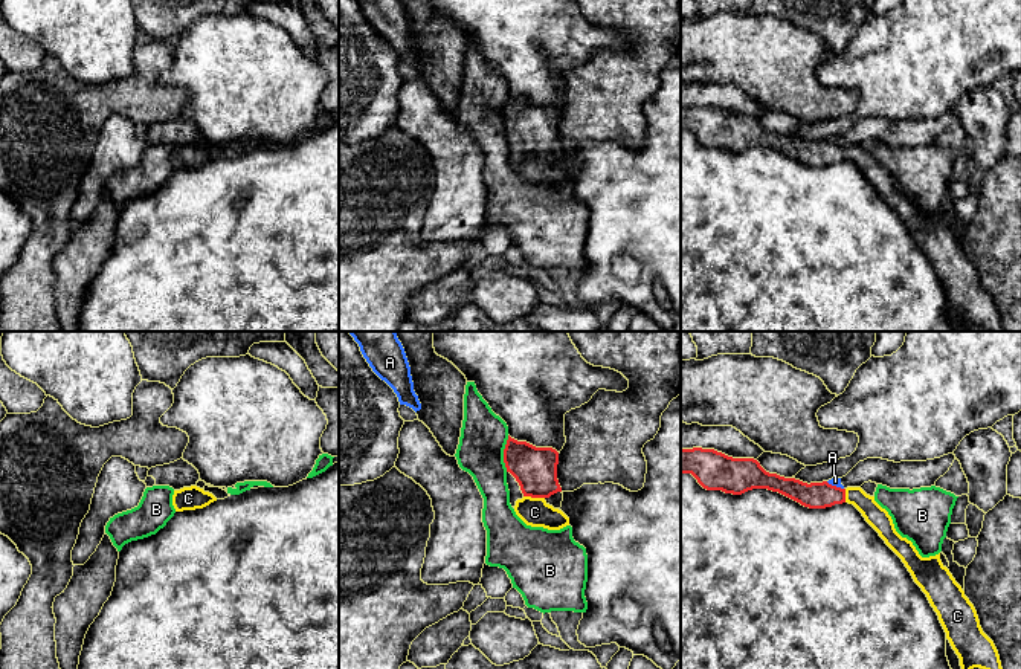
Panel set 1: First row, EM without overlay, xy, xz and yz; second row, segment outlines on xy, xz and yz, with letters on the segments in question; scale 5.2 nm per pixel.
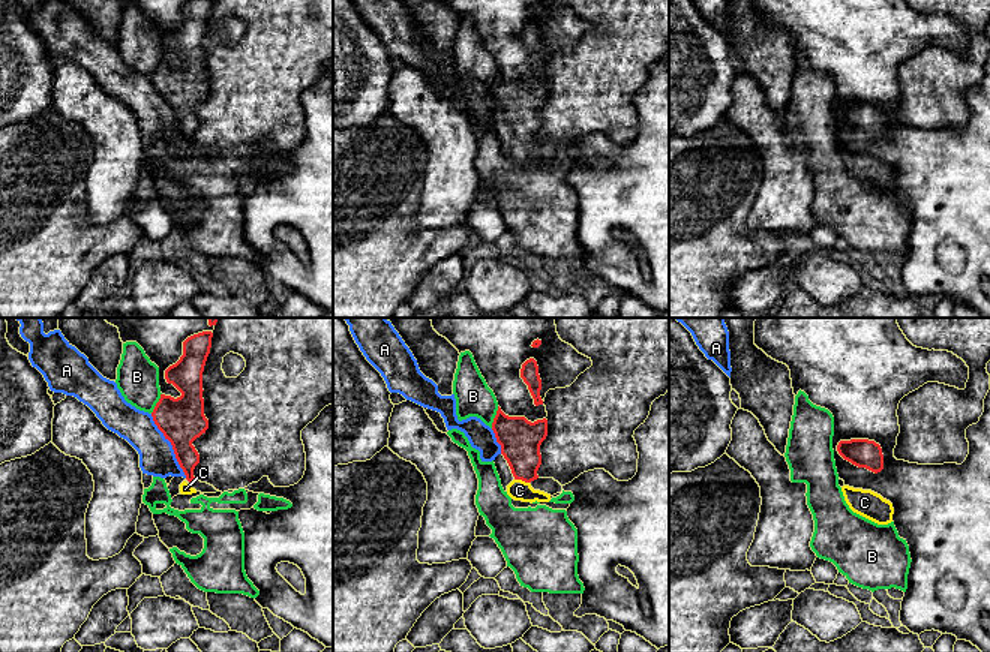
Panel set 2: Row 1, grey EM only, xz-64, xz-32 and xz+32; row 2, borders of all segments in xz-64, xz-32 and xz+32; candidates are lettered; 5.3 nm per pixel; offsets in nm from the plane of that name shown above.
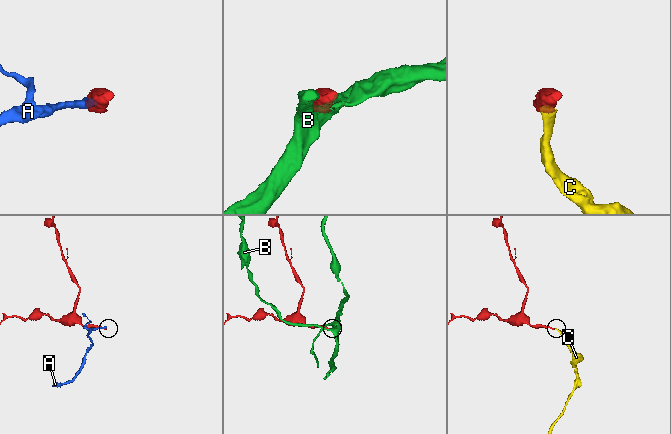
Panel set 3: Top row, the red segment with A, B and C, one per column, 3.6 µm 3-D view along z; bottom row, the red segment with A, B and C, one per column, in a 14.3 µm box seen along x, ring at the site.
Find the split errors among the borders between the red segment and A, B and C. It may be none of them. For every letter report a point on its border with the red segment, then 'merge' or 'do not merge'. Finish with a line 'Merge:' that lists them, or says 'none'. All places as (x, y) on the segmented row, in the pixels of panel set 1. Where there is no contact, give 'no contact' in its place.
A: contact yz (835, 486); do not merge
B: contact xz (504, 454); do not merge
C: contact xz (534, 497); merge
Merge: C

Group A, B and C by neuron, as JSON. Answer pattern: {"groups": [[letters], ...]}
{"groups": [["A"], ["B"], ["C"]]}

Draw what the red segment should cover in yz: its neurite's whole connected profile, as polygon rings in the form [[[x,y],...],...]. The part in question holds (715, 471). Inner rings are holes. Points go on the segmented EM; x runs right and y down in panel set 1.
[[[702,448],[681,449],[681,473],[691,473],[707,490],[742,495],[752,489],[768,489],[809,509],[853,504],[902,559],[914,582],[926,594],[960,658],[961,669],[1003,669],[994,642],[983,632],[974,605],[942,564],[940,553],[922,558],[913,542],[896,532],[888,512],[861,487],[841,489],[827,481],[807,484],[769,473],[754,458],[733,458]]]

